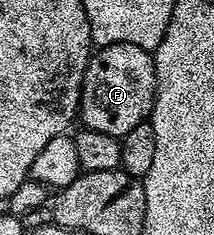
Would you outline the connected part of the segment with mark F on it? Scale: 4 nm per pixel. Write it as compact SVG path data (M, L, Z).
M115 43L93 50L84 74L84 86L80 88L78 119L87 130L122 137L134 129L134 125L145 122L156 99L156 64L153 56L138 45Z

